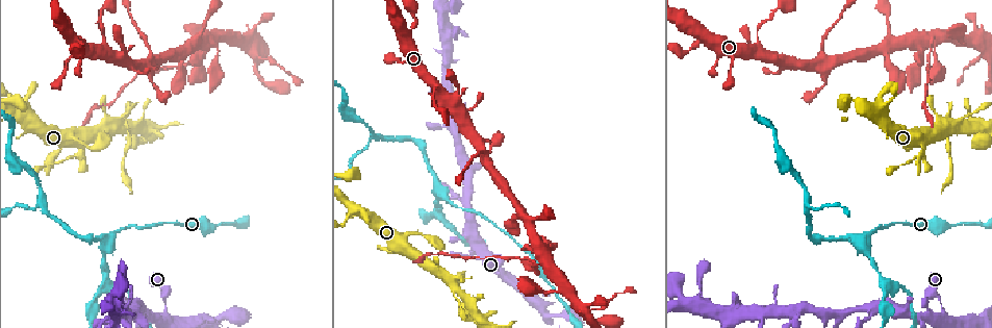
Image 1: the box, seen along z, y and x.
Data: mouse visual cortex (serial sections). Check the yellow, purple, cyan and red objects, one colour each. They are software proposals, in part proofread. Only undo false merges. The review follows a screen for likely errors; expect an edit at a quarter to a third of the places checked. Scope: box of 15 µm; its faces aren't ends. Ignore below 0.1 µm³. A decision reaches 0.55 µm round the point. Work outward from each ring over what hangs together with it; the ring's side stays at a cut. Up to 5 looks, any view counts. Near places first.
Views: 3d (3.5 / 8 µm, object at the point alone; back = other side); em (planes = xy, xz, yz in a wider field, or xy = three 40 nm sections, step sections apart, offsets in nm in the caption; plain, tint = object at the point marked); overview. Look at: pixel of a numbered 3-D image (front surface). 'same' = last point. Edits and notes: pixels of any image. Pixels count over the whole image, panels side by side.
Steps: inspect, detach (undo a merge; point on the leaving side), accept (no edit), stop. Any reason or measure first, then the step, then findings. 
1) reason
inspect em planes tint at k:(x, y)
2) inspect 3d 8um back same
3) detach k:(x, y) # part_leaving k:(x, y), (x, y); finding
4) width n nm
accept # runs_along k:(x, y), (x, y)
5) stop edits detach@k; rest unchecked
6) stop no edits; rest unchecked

calibre changes
inspect 3d 3.5um at 1:(400, 249)

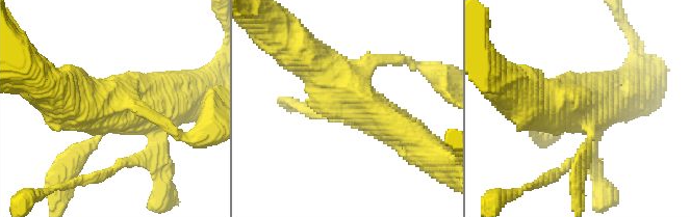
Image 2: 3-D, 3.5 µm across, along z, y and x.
shape alone is not enough
inspect em xy step 5 tint at 2:(348, 111)

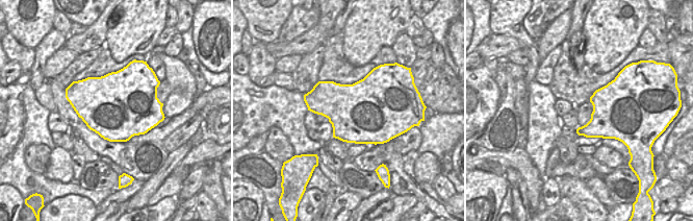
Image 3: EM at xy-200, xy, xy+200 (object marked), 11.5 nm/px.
accept # runs_along 2:(538, 106), (572, 102), (591, 131), (578, 169); all the same cell

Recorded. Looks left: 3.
sharp bend
inspect 3d 8um at 1:(117, 125)

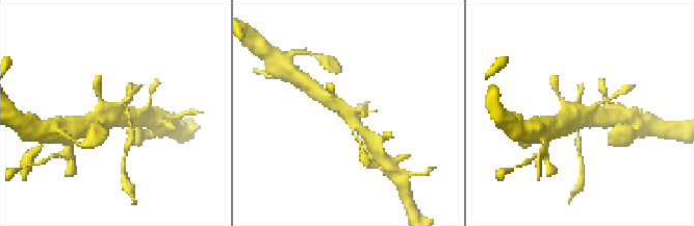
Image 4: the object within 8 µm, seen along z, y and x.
inspect 3d 3.5um at 4:(582, 115)

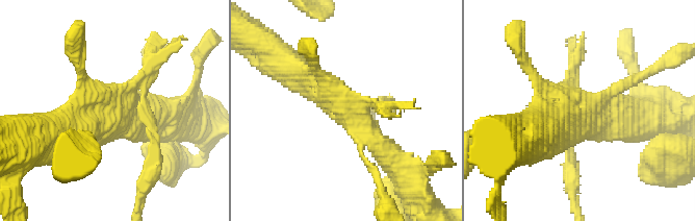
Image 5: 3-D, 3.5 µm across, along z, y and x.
accept # runs_along 5:(298, 76), (345, 107), (403, 169); all the same cell

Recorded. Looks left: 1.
stop no edits; rest unchecked

